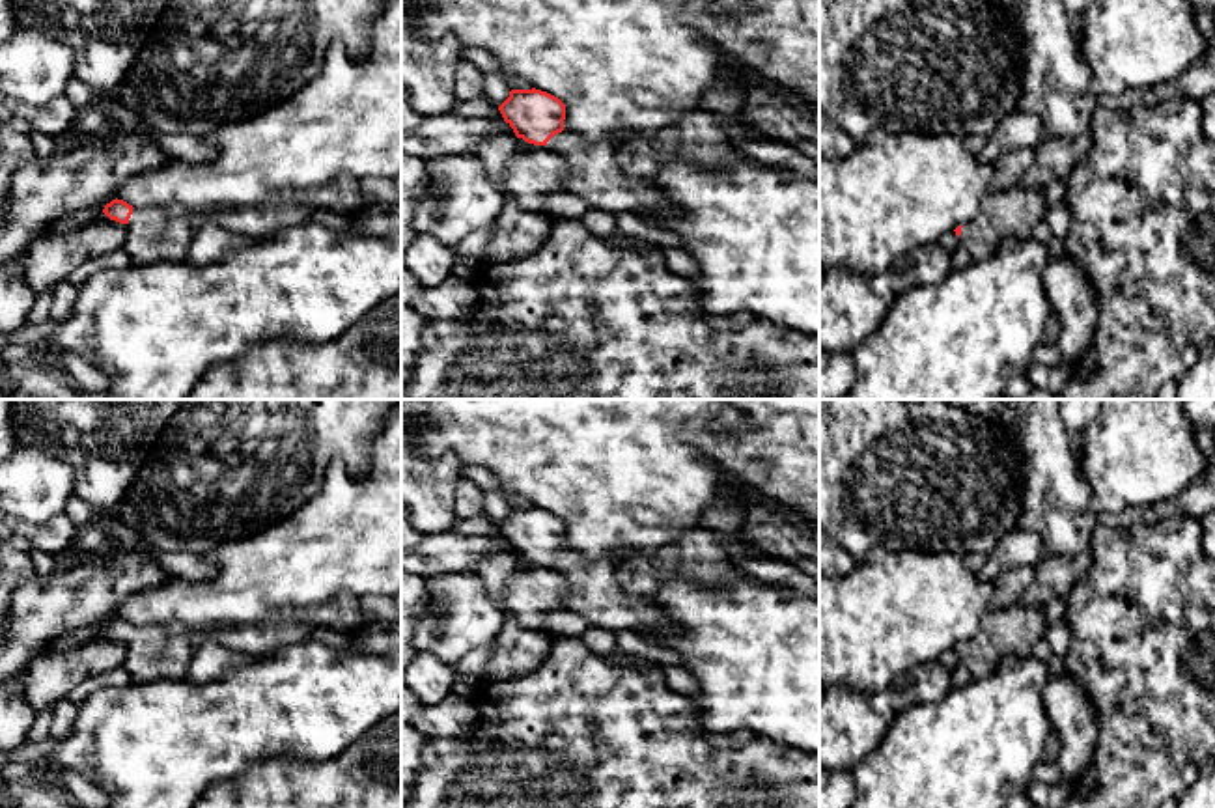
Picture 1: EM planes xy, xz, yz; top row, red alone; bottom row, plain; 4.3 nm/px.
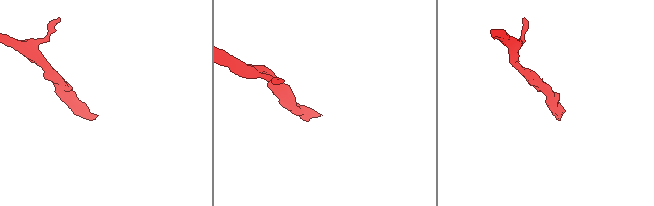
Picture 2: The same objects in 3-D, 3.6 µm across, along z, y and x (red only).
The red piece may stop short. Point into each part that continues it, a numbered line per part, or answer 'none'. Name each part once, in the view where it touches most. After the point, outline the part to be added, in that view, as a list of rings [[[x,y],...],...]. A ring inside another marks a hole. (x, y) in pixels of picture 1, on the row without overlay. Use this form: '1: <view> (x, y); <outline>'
1: xz (594, 594); [[[562,549],[547,560],[547,565],[566,578],[569,592],[566,606],[580,614],[588,625],[608,631],[657,629],[666,636],[677,633],[659,606],[620,588],[614,560],[586,558]]]

